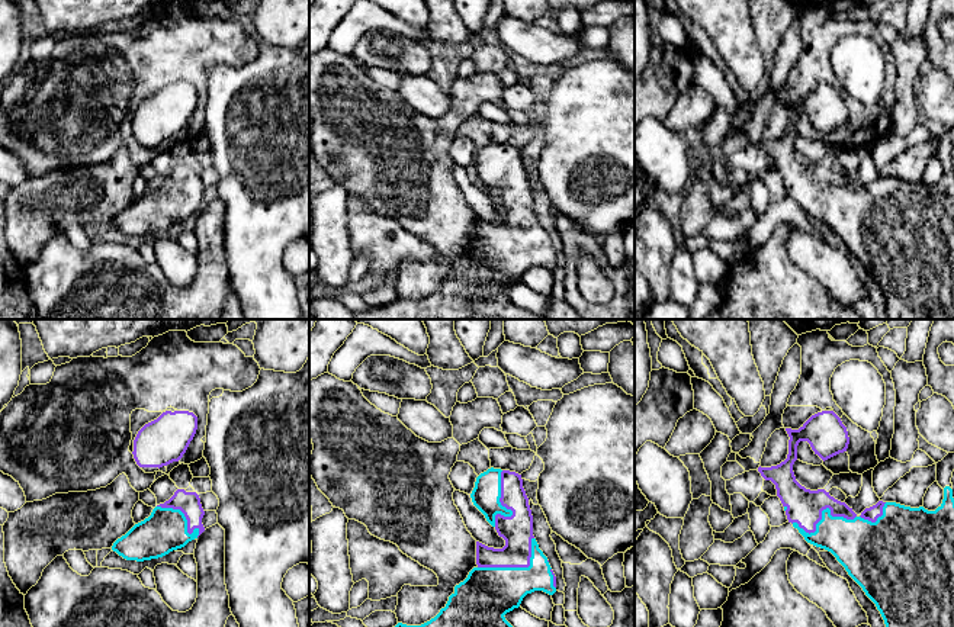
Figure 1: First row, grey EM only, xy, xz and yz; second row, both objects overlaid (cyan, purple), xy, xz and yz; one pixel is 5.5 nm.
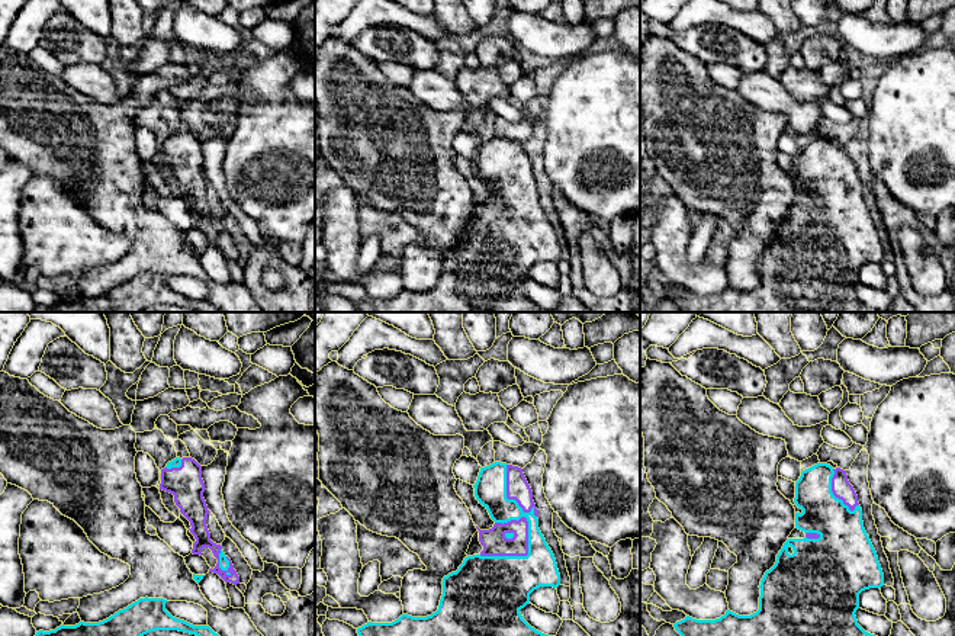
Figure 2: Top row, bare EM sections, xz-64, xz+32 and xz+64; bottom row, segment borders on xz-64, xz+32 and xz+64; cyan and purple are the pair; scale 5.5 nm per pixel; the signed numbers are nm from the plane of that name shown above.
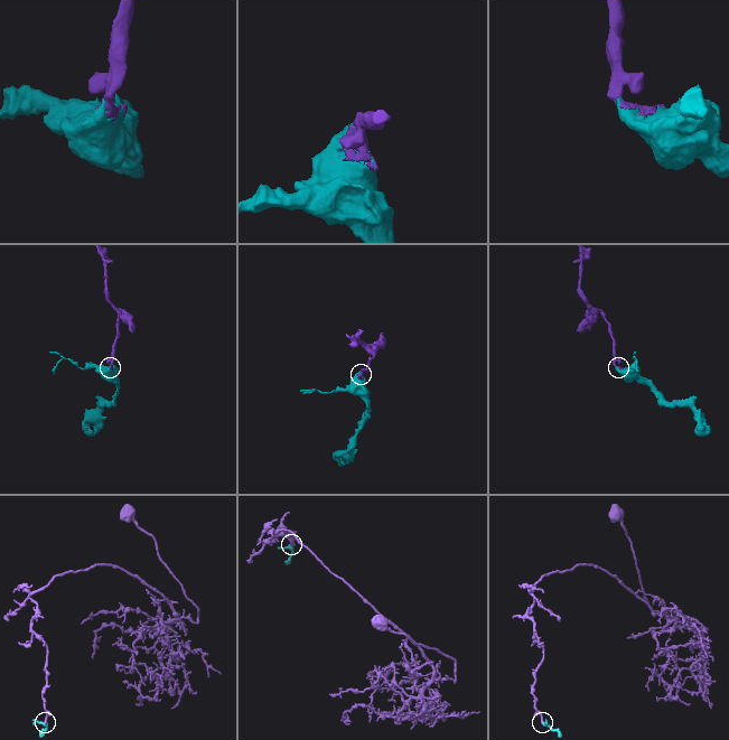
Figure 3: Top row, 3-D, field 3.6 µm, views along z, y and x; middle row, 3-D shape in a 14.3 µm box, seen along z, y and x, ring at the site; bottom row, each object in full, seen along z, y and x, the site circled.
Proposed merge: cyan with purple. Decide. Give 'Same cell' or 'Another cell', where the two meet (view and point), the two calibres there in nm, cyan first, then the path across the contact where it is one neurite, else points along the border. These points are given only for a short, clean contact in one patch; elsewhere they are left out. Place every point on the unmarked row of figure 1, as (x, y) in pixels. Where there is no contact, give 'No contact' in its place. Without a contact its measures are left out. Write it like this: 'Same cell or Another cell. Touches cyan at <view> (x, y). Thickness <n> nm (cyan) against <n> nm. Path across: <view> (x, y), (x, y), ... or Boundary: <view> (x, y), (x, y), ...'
Same cell. Touches cyan at yz (822, 189). Thickness 280 nm (cyan) against 200 nm

